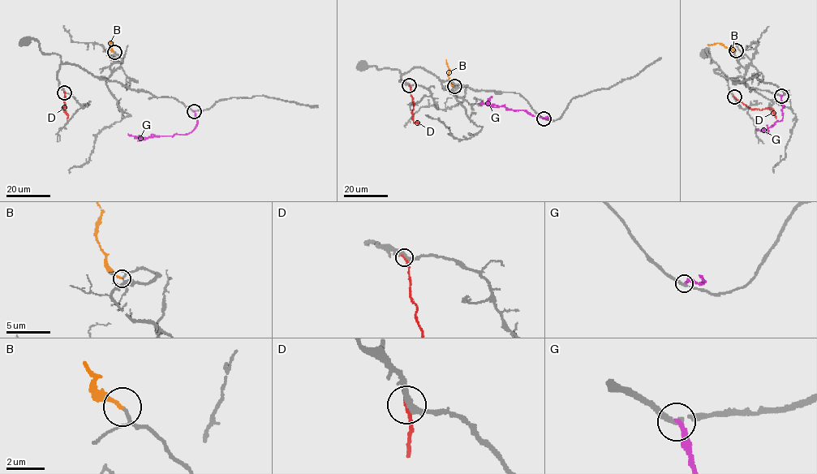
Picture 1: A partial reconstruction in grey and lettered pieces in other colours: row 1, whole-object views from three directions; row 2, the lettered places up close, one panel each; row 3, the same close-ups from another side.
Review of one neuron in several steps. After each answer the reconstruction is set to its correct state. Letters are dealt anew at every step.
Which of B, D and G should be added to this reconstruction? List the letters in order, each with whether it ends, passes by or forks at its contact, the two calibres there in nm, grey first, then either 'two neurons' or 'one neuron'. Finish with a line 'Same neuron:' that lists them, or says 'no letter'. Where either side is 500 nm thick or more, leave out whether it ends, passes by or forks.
B: it ends | 110/170 nm | one neuron
D: it ends | 280/220 nm | two neurons
G: it ends | 200/220 nm | two neurons
Same neuron: B

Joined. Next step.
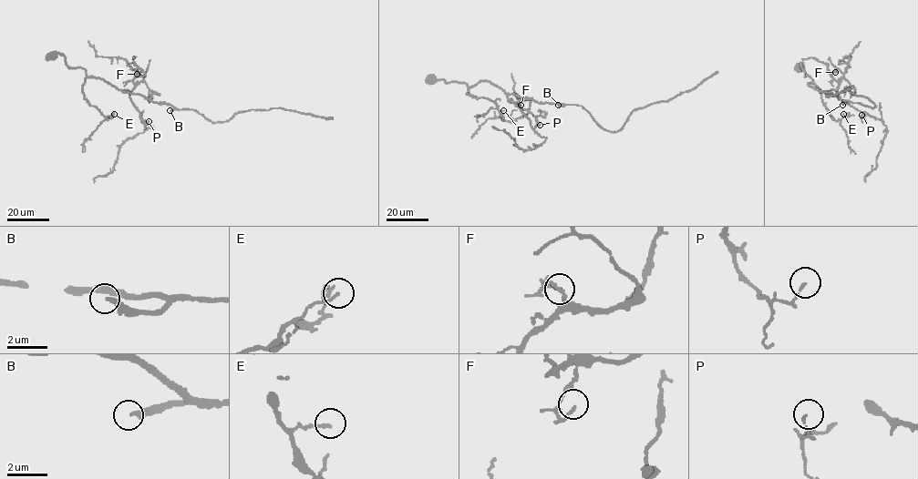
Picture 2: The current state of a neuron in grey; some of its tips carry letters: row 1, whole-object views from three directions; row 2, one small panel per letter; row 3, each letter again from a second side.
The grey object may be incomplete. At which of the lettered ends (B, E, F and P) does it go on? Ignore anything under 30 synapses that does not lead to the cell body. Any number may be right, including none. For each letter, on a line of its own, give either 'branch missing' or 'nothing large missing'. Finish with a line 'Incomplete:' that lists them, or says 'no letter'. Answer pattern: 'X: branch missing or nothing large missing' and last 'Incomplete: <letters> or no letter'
B: branch missing
E: nothing large missing
F: nothing large missing
P: nothing large missing
Incomplete: B

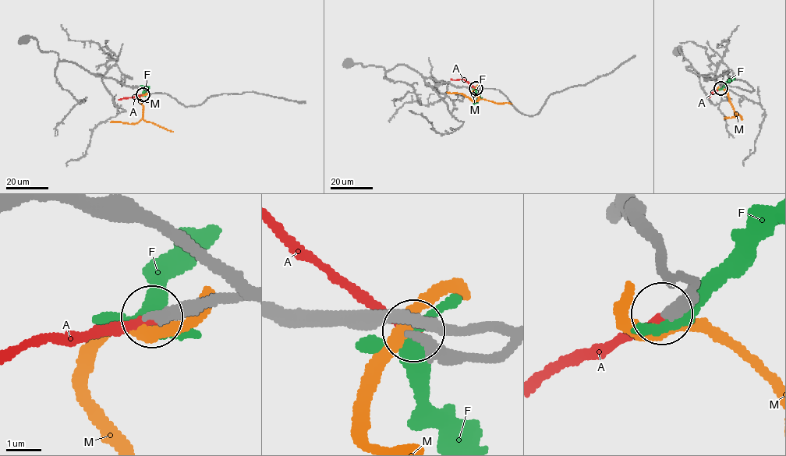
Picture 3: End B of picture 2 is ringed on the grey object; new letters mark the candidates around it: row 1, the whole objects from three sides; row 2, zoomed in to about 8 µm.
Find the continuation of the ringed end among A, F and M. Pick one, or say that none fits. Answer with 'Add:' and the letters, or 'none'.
Add: A

